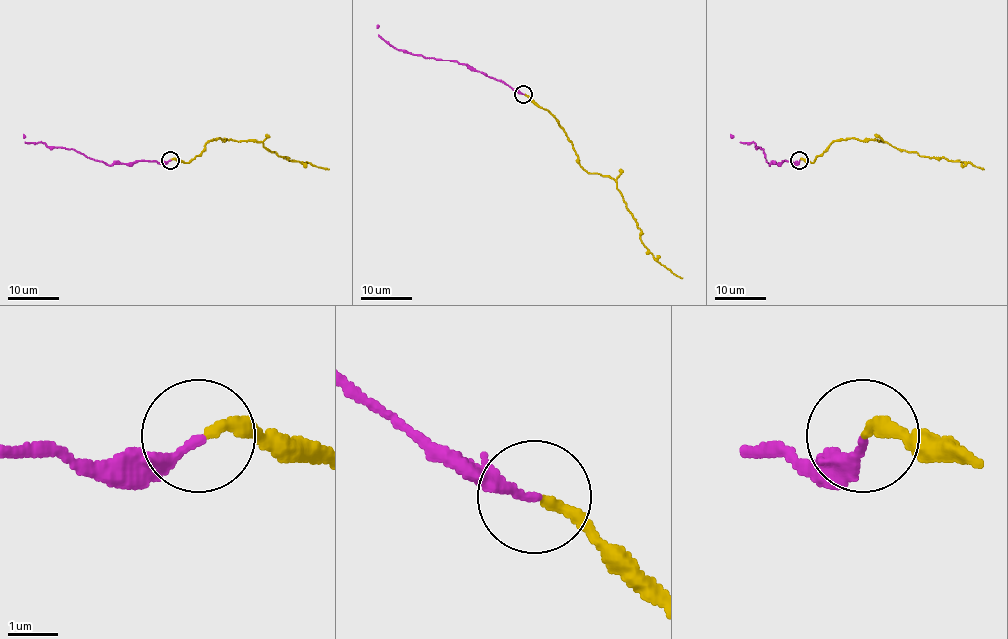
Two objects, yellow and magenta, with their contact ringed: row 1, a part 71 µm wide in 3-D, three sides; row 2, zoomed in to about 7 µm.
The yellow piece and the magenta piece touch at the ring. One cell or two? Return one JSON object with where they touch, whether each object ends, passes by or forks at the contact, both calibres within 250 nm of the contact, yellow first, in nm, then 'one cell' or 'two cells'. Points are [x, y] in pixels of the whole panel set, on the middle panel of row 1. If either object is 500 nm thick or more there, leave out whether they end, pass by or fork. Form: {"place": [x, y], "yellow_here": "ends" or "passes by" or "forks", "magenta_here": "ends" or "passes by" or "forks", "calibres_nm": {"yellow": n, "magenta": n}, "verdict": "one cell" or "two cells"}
{"place": [523, 94], "yellow_here": "ends", "magenta_here": "ends", "calibres_nm": {"yellow": 220, "magenta": 180}, "verdict": "one cell"}

